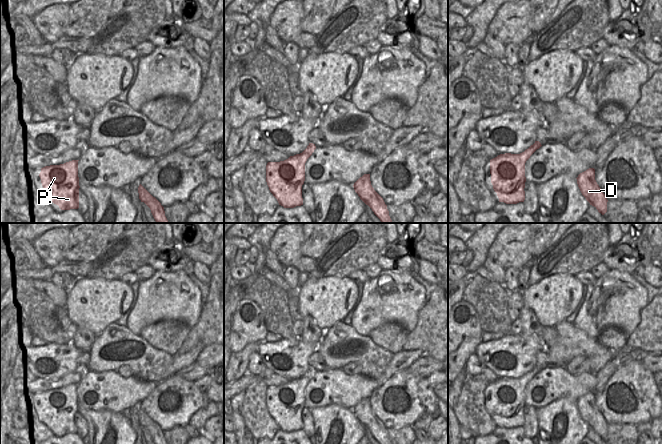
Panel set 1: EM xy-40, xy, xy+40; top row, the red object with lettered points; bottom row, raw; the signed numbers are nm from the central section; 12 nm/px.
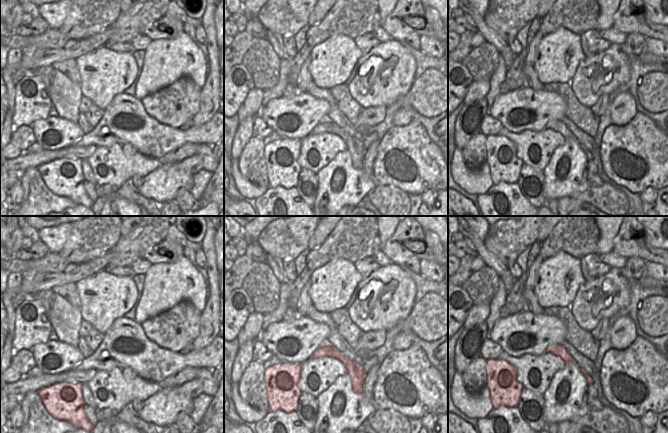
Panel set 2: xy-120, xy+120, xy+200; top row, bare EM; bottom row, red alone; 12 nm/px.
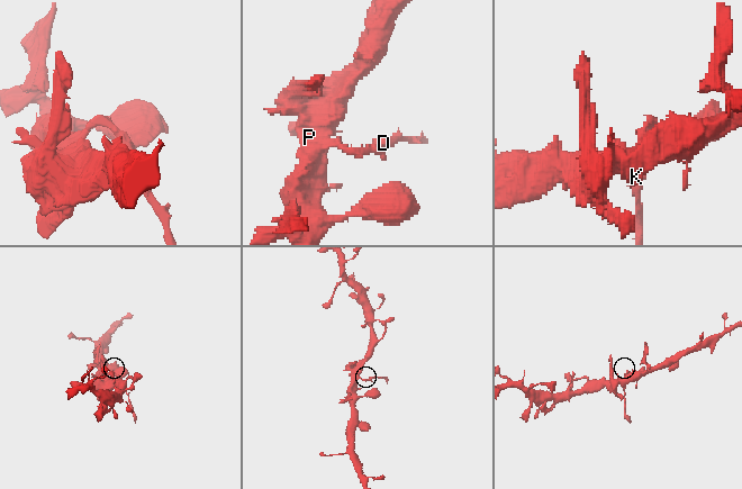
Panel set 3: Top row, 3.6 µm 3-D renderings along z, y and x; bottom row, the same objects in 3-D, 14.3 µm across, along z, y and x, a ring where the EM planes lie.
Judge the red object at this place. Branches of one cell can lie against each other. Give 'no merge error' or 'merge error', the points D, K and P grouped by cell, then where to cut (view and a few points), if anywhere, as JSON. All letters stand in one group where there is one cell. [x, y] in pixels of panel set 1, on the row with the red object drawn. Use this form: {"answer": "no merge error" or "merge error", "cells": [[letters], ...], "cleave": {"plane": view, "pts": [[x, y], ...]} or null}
{"answer": "merge error", "cells": [["D"], ["K", "P"]], "cleave": {"plane": "xy+40", "pts": [[534, 143], [540, 145]]}}

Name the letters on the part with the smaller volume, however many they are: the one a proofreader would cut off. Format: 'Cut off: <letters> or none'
Cut off: D

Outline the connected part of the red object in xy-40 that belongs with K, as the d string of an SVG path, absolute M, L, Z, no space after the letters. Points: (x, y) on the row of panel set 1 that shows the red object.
M78 161L41 168L39 177L50 201L61 210L79 208Z

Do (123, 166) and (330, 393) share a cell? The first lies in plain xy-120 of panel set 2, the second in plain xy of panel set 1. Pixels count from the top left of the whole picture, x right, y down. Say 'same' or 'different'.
same

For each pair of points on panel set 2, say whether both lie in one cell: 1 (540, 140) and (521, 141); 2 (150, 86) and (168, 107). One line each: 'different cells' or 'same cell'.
1: same cell
2: different cells

